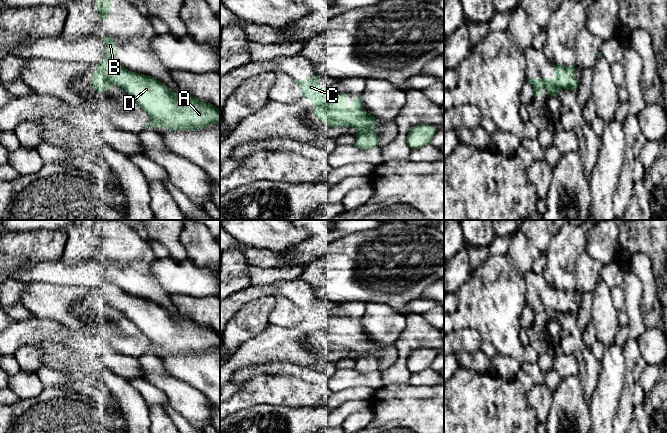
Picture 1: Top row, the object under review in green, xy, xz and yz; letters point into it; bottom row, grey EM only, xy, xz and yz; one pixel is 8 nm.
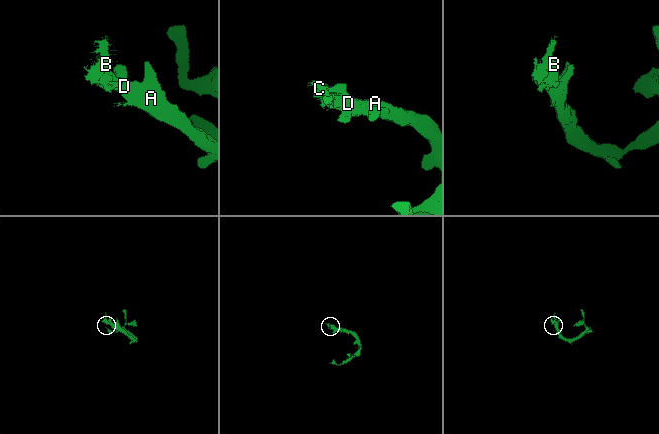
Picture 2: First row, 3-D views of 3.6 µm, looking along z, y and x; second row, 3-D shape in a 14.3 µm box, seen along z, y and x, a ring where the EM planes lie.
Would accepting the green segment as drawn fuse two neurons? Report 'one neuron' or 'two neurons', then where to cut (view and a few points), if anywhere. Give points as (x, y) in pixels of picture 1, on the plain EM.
one neuron; no cut

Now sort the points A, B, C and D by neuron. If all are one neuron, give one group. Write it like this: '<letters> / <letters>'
A B C D

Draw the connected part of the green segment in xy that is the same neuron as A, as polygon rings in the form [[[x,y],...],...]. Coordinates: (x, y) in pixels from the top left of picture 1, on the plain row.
[[[105,261],[107,275],[91,302],[96,315],[105,316],[111,309],[124,313],[148,338],[151,346],[143,353],[166,351],[170,354],[199,354],[220,347],[220,334],[190,316],[173,316],[164,307],[148,299],[126,293],[117,284],[112,261]]]

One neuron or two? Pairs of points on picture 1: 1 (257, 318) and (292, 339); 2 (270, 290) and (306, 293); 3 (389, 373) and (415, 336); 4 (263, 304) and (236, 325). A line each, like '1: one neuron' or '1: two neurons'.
1: two neurons
2: one neuron
3: one neuron
4: one neuron

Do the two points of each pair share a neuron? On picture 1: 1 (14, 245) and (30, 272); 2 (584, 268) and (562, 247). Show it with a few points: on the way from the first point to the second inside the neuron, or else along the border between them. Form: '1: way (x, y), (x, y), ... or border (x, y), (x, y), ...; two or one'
1: border (50, 261), (21, 267), (10, 274); two
2: border (583, 251), (576, 262), (576, 282); two

